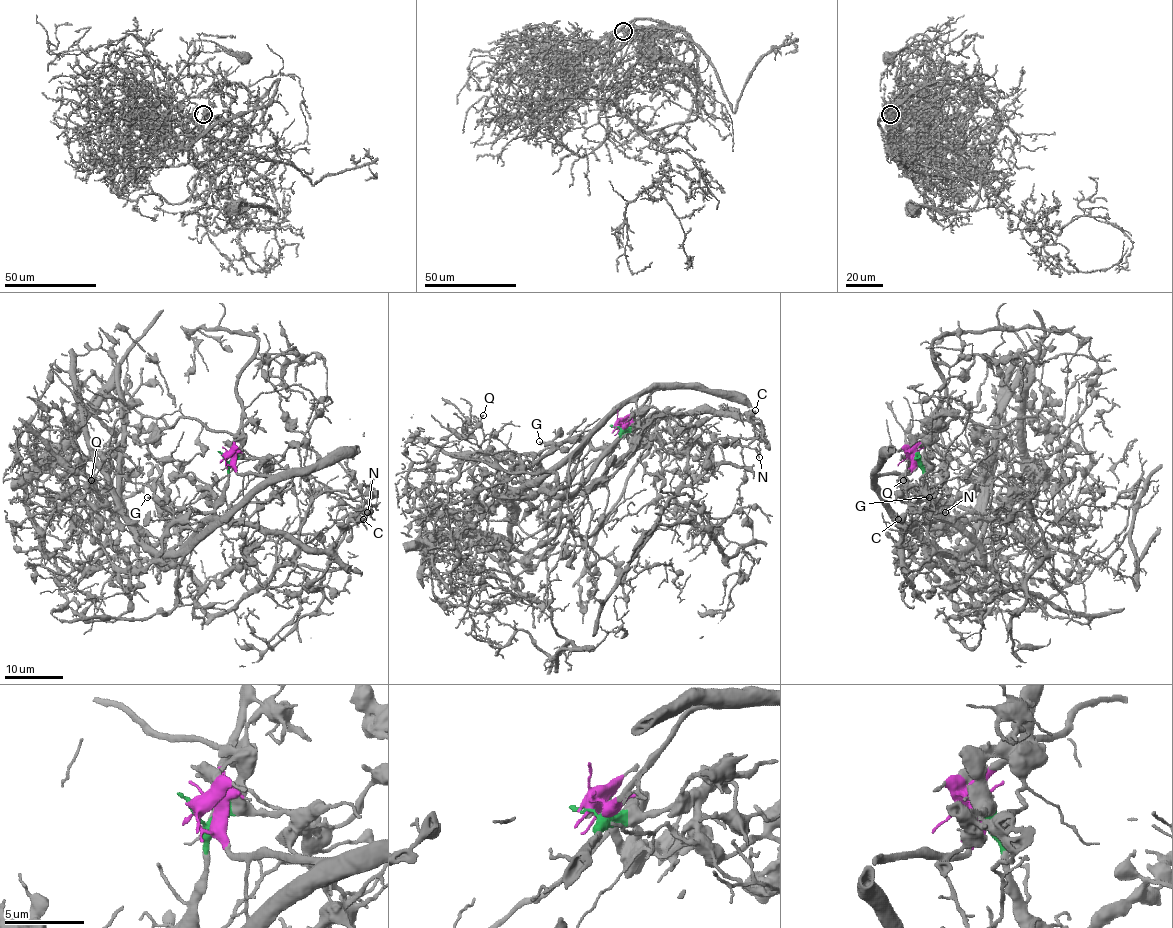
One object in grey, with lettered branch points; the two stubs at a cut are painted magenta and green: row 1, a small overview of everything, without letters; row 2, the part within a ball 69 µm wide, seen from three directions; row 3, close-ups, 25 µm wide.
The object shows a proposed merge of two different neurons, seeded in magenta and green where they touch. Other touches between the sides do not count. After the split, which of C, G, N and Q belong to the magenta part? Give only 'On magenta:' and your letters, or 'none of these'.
On magenta: Q

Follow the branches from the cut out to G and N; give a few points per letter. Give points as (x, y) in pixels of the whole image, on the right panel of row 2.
G: (914, 456), (922, 471), (924, 487), (936, 512), (928, 512), (928, 519), (933, 509), (930, 497)
N: (914, 456), (922, 471), (934, 516), (915, 522), (904, 533), (901, 549), (902, 532), (915, 513), (946, 512)

